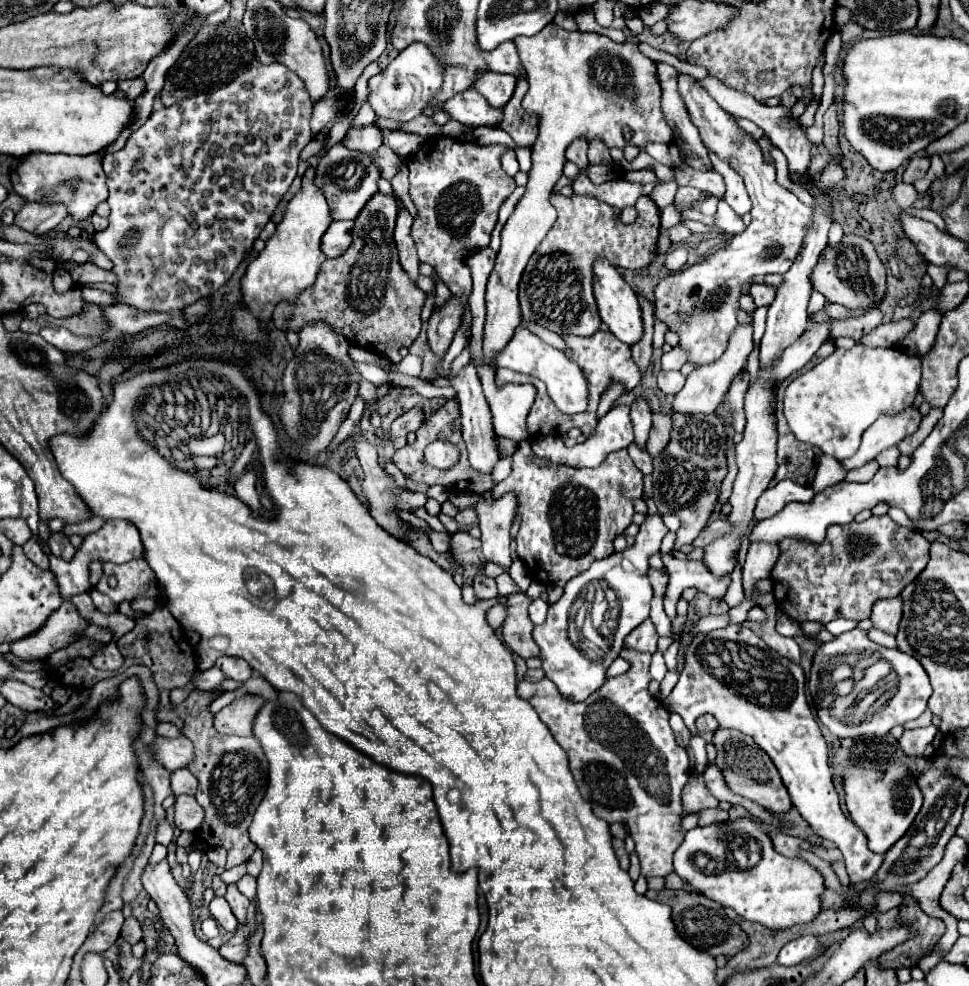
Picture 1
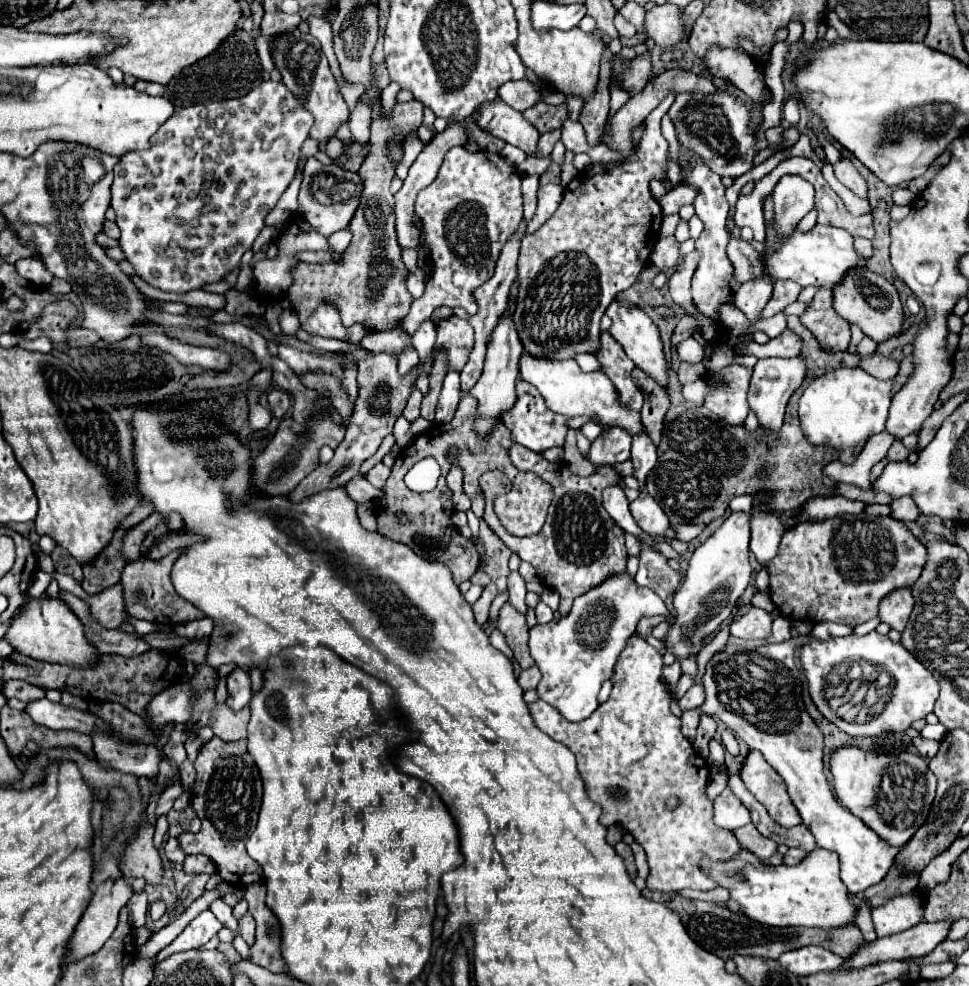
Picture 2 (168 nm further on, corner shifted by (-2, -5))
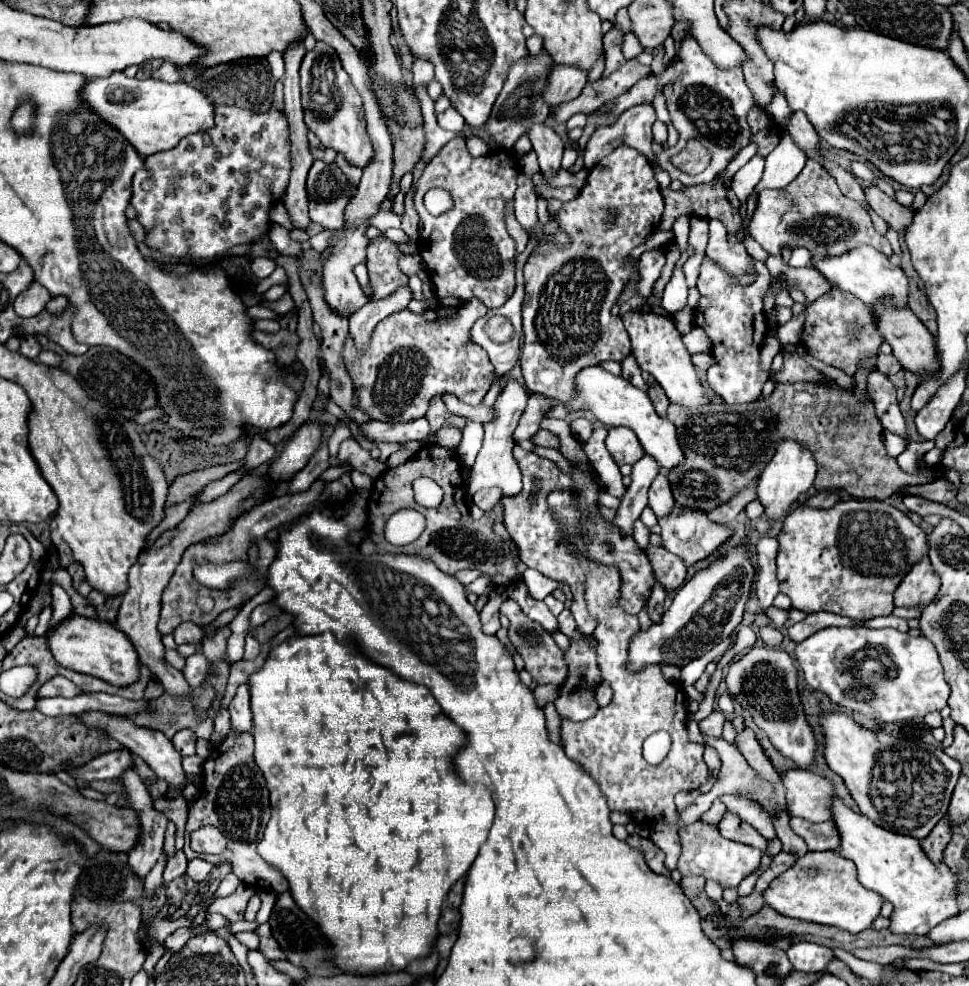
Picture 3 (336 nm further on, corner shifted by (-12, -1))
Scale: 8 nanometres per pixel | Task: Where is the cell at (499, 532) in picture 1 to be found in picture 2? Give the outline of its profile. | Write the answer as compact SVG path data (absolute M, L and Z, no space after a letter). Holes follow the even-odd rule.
M511 572L507 580L509 580L507 590L509 590L509 602L511 602L511 606L515 606L521 614L527 614L529 606L525 604L525 594L527 594L525 580L521 578L519 572Z

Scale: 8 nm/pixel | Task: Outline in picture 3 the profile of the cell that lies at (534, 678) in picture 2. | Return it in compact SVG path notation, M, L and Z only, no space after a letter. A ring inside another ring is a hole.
M535 684L535 688L533 688L533 694L535 694L535 700L537 700L537 704L543 708L545 706L545 702L553 702L555 698L557 698L557 686L555 684Z

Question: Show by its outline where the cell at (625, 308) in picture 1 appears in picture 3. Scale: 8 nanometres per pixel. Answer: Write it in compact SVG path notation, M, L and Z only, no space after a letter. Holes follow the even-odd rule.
M629 310L623 314L623 324L625 324L625 330L629 332L631 348L641 370L649 372L661 384L671 404L681 404L687 408L697 408L707 404L709 398L705 396L699 376L691 364L691 354L681 342L681 334L673 326L671 316L667 314L659 314L659 318L645 318L645 316L647 314L637 310Z

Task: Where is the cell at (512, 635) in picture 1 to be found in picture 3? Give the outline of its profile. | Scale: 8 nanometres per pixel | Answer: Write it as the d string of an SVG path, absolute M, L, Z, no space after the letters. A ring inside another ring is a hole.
M511 598L503 602L501 614L505 614L509 618L509 622L511 622L509 624L509 640L517 648L517 652L523 656L525 668L529 670L529 674L533 676L533 680L539 682L539 684L551 682L551 684L559 686L565 680L565 660L563 660L563 652L557 648L557 644L553 642L553 638L549 636L549 632L543 630L537 622L525 618L523 610Z

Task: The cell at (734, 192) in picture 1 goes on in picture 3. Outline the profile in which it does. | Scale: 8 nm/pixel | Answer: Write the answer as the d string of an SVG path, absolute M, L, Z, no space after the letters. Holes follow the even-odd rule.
M807 160L801 174L789 186L779 190L761 190L757 194L749 232L771 254L779 254L779 248L785 244L793 248L805 246L817 256L839 254L845 248L849 250L859 244L873 244L879 252L891 256L889 240L875 230L869 214L859 202L847 198L839 190L835 178L825 172L817 160Z

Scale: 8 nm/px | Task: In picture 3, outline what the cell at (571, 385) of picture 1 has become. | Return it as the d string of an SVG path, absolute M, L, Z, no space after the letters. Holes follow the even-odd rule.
M587 366L587 368L577 372L575 394L569 402L565 402L565 406L571 414L589 412L605 426L611 426L611 428L613 426L627 426L627 428L631 428L637 434L645 452L651 454L667 470L683 462L683 452L681 452L681 446L677 442L677 432L675 432L673 422L657 416L657 412L653 410L653 404L651 404L651 400L645 392L641 392L633 384L625 382L625 378L607 372L601 366Z

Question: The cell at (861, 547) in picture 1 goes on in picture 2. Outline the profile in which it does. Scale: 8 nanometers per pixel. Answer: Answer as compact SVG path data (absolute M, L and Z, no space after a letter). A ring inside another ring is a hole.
M841 514L821 522L801 522L789 528L779 544L779 552L765 566L771 578L769 596L781 616L805 622L847 622L849 626L863 624L875 618L879 602L895 588L915 584L927 560L925 546L907 530L907 526L891 516Z

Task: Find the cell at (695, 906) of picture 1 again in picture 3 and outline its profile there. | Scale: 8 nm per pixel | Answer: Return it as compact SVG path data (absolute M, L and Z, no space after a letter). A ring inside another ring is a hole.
M691 876L691 878L681 878L681 888L685 892L685 896L691 900L691 904L695 906L695 910L699 912L701 916L701 928L703 932L711 938L711 940L717 940L717 938L729 938L731 942L739 940L739 938L751 938L751 940L759 940L759 942L765 942L765 944L771 944L775 948L781 948L781 950L787 950L791 944L797 944L797 942L815 942L815 944L823 944L823 946L829 946L829 948L843 948L847 952L851 950L857 950L857 948L873 948L873 946L891 946L891 944L901 944L901 946L907 946L907 948L925 948L925 946L933 946L933 942L925 936L897 936L897 934L891 934L889 930L873 930L873 928L867 928L859 934L851 934L851 932L845 932L845 930L839 930L839 928L833 928L833 926L823 926L823 924L815 924L815 922L805 922L805 920L793 920L793 918L785 918L781 914L777 914L771 906L763 906L757 914L751 914L747 918L743 918L743 910L737 902L733 904L727 904L725 900L721 902L715 902L711 900L705 892L703 892L703 884L705 880L701 876Z

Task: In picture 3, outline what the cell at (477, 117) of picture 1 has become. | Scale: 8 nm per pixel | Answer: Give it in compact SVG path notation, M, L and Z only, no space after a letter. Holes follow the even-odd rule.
M533 124L525 132L533 144L533 150L539 156L539 166L545 176L553 176L557 168L561 166L561 156L563 156L563 140L559 134L549 128L547 124Z

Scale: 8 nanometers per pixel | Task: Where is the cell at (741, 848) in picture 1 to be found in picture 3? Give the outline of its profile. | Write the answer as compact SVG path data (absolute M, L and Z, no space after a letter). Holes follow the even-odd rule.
M835 850L807 852L769 884L769 888L763 892L763 898L765 904L773 906L773 910L777 910L779 914L797 920L837 926L847 932L861 932L869 928L871 922L879 916L883 904L883 898L877 892L865 890L859 884L855 876L855 864Z

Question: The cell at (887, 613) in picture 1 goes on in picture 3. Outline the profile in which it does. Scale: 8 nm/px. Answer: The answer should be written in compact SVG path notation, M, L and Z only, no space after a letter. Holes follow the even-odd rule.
M929 558L917 562L895 590L895 606L925 608L939 590L939 578L933 574Z

